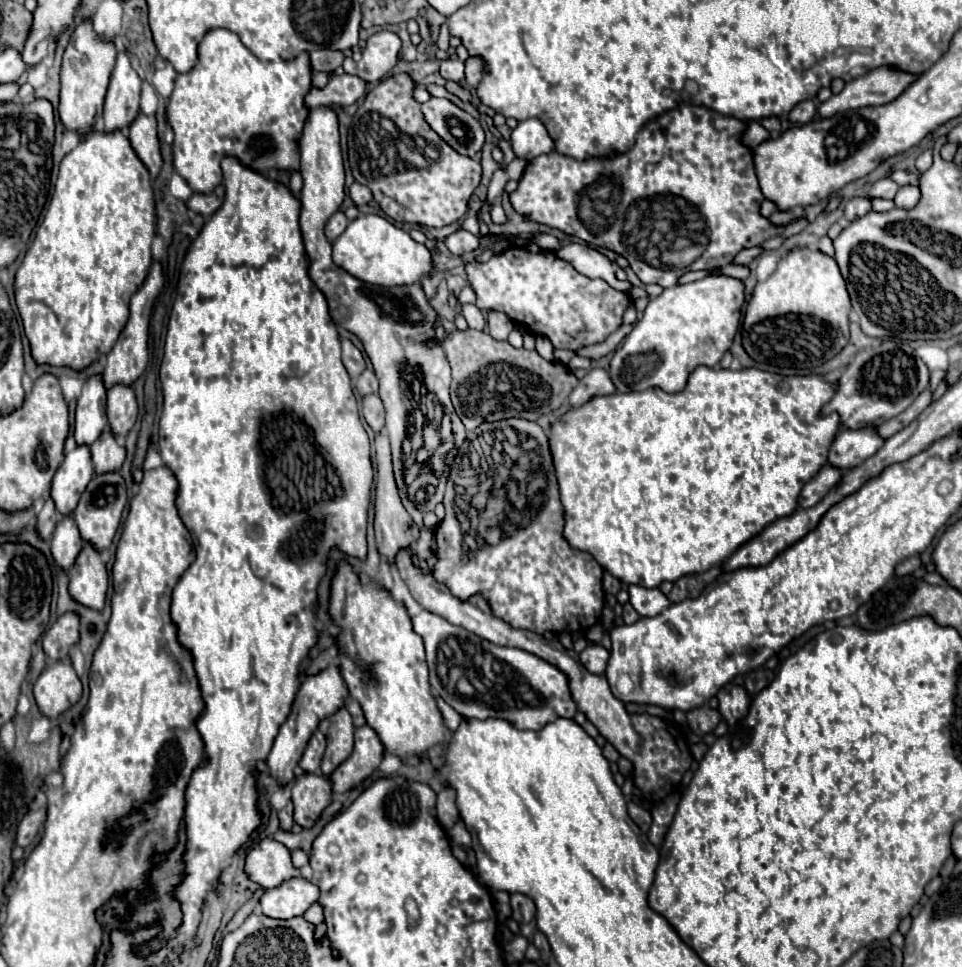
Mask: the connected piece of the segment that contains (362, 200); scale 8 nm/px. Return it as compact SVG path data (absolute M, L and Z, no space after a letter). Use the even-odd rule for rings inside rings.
M352 183L352 185L350 185L350 197L352 197L352 201L354 201L358 207L372 201L370 189L364 187L364 185L360 185L360 183Z

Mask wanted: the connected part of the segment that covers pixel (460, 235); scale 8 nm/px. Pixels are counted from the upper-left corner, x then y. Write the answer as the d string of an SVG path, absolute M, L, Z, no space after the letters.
M458 229L456 233L452 233L452 235L448 235L448 237L444 239L444 245L446 245L454 255L460 255L460 253L464 253L464 251L474 251L474 249L478 249L478 237L472 235L472 233L468 233L468 231L464 231L464 229Z

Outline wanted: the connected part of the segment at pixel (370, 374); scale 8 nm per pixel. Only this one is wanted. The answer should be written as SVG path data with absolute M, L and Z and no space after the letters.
M368 365L368 369L358 377L356 389L358 389L358 393L360 393L362 397L364 397L364 395L376 395L376 393L378 393L378 379L376 379L374 371L370 369L370 365Z

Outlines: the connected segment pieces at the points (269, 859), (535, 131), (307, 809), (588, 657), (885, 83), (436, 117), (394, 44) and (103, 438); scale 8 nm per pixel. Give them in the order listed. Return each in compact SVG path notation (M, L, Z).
M262 839L246 857L246 873L264 889L278 887L288 879L300 877L294 867L290 849L276 839Z
M540 119L520 121L518 127L512 131L510 141L512 141L514 153L526 161L532 161L538 155L544 155L556 149L554 139L550 137L546 125Z
M302 775L296 779L292 787L294 801L294 821L310 829L320 819L322 811L332 803L332 787L324 777L318 775Z
M588 645L582 653L580 653L580 661L582 665L590 671L590 673L604 673L606 663L608 663L608 651L602 645Z
M882 65L862 77L846 83L844 91L838 95L832 95L828 101L820 103L818 111L822 117L832 117L834 113L842 113L848 109L886 105L886 103L898 99L914 79L916 79L916 75L912 75L908 71Z
M432 97L422 105L428 125L460 155L474 157L484 145L484 129L480 123L448 99Z
M380 31L366 41L360 61L351 61L350 57L346 57L342 67L348 74L358 75L368 83L376 83L398 63L400 49L402 41L396 33Z
M106 429L98 437L98 441L94 441L94 445L90 445L90 455L92 455L94 471L98 475L104 475L104 473L118 473L120 471L126 451L124 451L124 447L118 445L118 441L110 433L110 429Z

